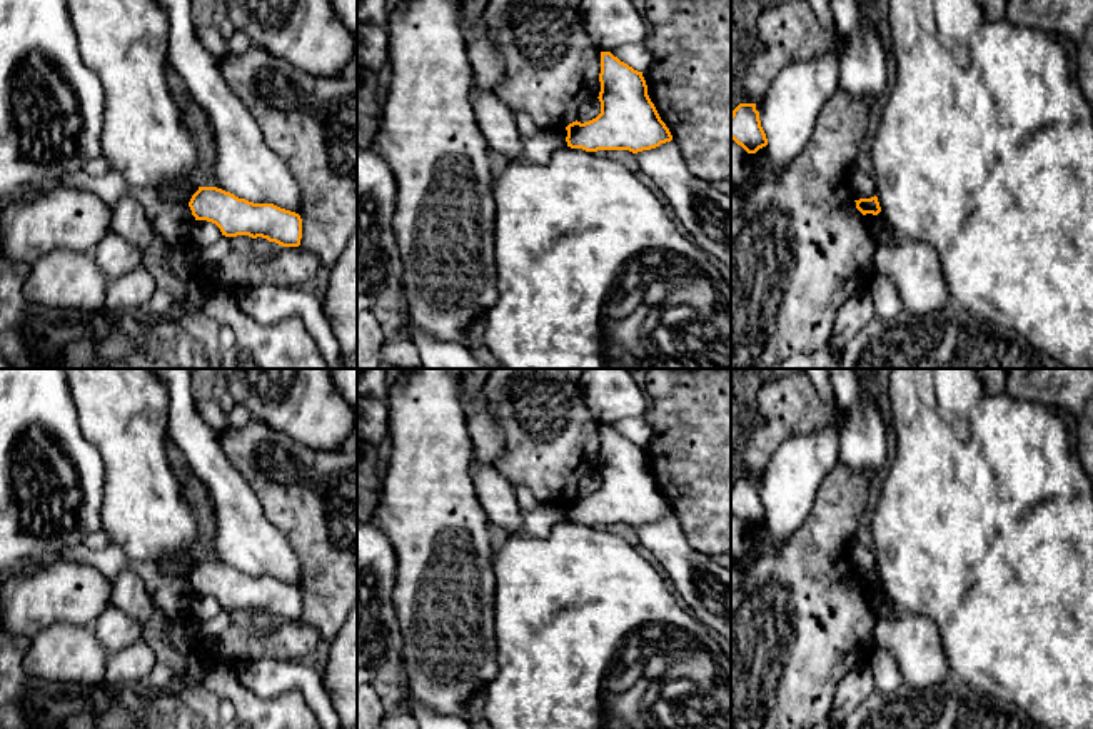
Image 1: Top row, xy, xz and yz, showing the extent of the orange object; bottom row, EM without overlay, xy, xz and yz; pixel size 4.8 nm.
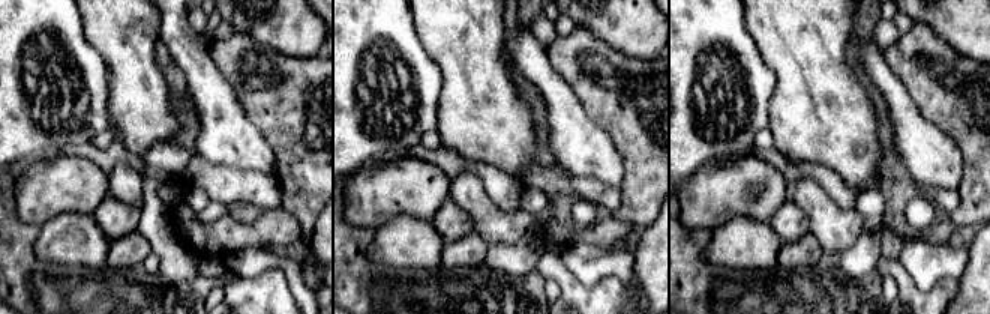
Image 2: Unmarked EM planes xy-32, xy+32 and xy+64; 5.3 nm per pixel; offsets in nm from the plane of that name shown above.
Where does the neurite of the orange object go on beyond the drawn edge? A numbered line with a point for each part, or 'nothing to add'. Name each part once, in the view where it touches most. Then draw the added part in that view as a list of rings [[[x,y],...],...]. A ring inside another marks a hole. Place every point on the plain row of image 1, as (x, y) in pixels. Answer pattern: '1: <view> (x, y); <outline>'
nothing to add

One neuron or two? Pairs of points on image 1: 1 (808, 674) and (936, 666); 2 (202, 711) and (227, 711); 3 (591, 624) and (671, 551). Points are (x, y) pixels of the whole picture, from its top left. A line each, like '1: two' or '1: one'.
1: two
2: two
3: two

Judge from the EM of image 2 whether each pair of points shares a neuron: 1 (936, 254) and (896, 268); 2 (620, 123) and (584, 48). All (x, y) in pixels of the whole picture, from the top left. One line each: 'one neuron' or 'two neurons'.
1: two neurons
2: one neuron

